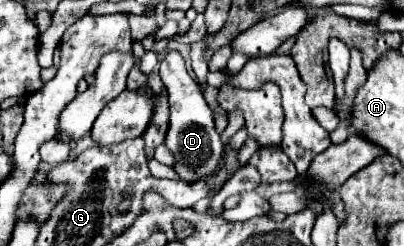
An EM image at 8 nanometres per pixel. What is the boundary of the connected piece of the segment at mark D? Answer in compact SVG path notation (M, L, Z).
M170 51L164 57L164 61L160 63L160 77L168 89L168 101L170 101L170 129L166 135L166 147L176 157L176 173L184 181L194 183L206 177L216 167L222 155L222 141L214 129L214 117L202 97L200 85L188 75L184 59L178 51Z

